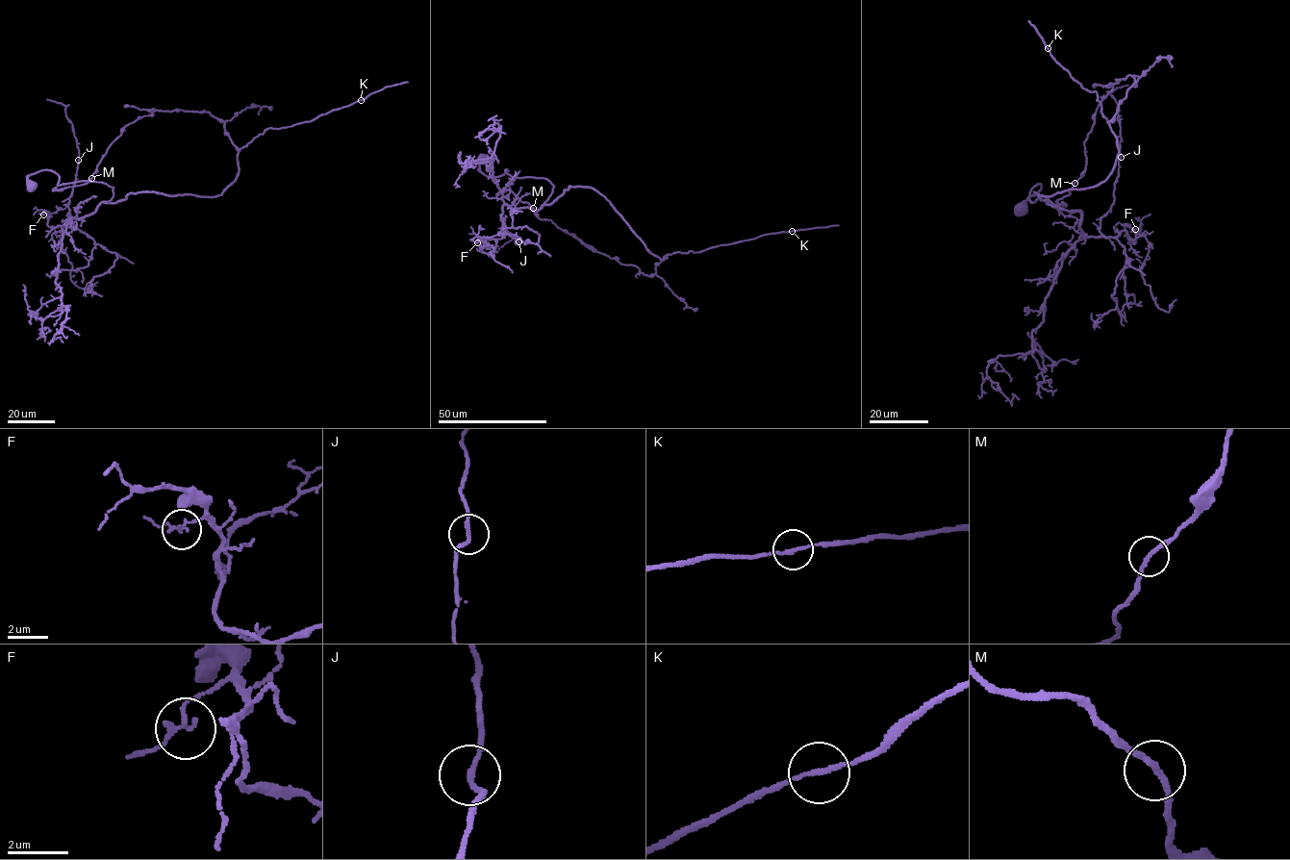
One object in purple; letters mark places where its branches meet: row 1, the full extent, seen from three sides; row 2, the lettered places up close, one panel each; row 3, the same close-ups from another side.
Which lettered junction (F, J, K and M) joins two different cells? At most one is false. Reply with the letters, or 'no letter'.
no letter

